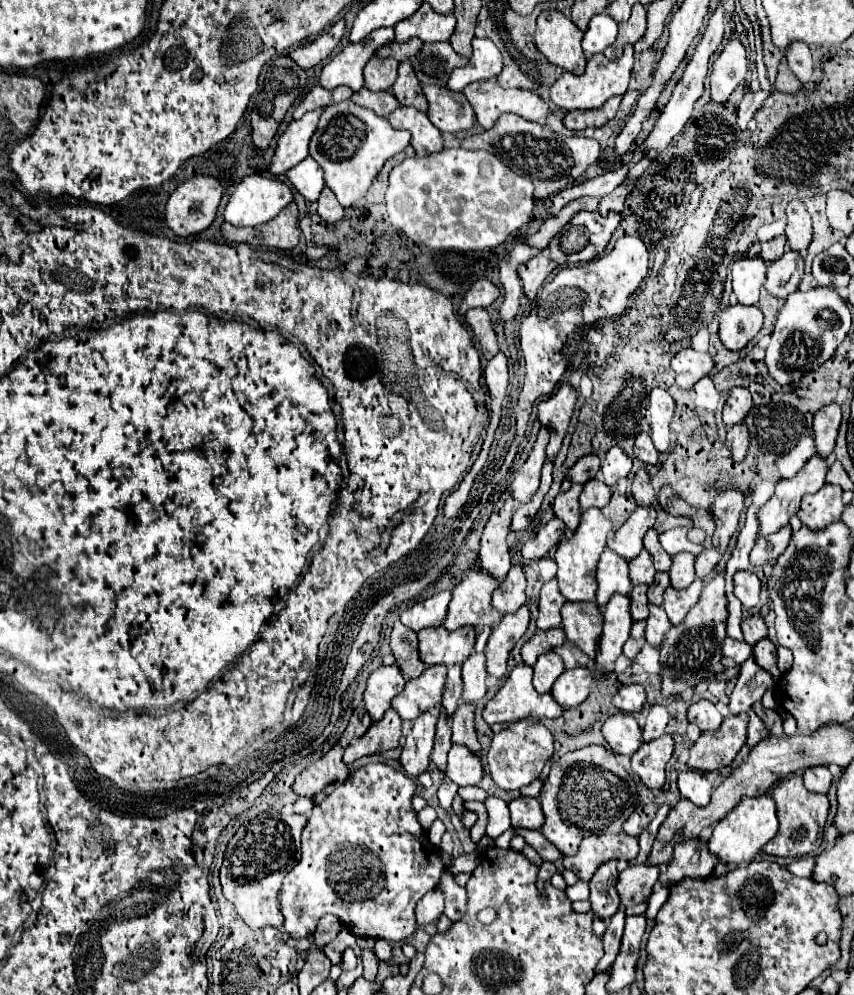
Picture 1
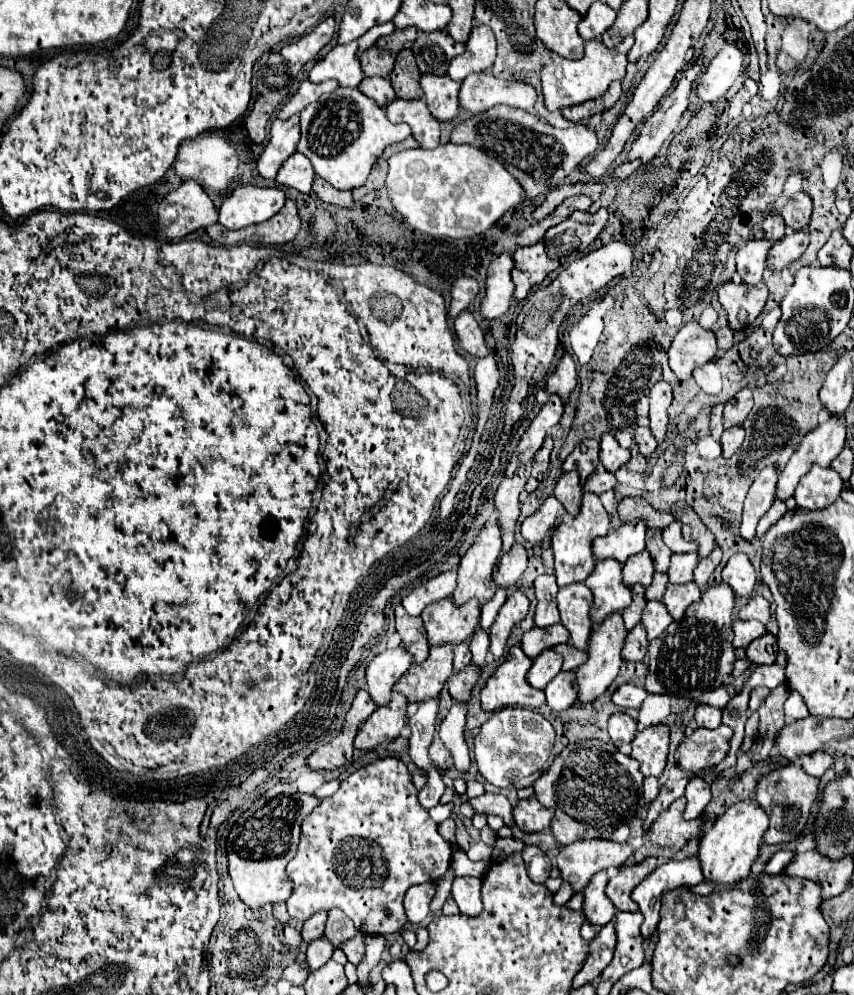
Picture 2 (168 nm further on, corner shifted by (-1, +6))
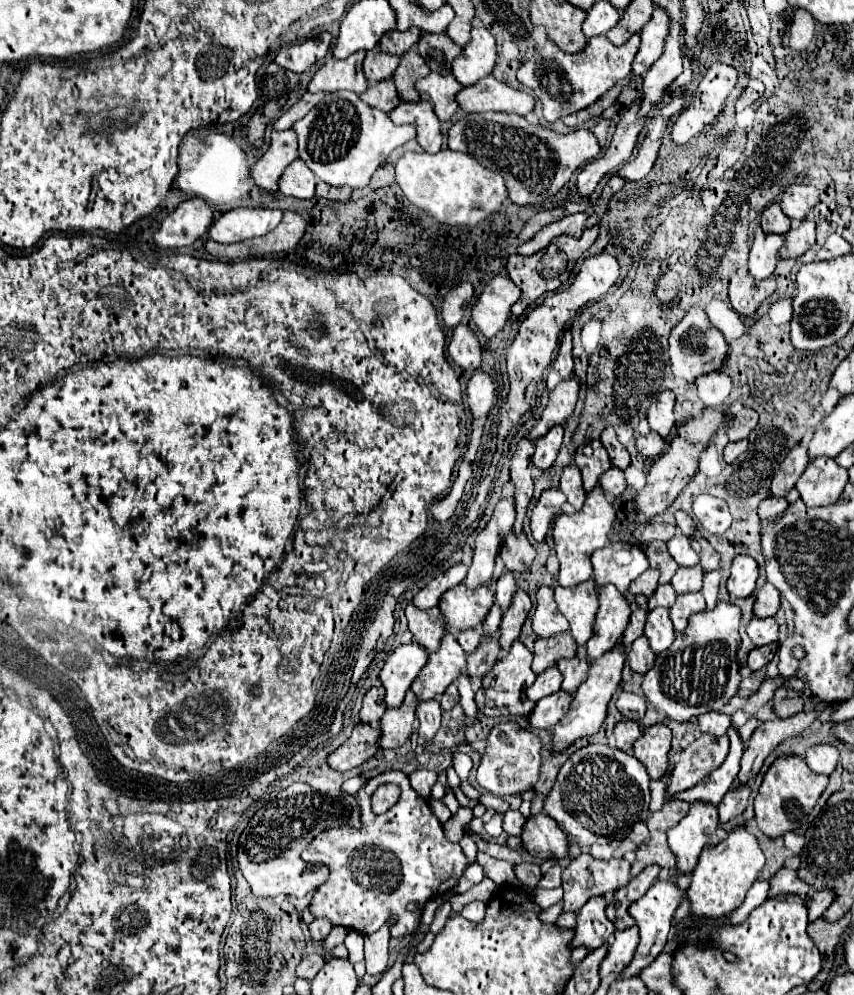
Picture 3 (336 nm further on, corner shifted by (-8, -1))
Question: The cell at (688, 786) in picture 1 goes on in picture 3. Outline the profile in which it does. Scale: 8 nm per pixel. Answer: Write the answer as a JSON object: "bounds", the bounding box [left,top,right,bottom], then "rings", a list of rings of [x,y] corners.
{"bounds":[668,801,718,873],"rings":[[[694,801],[686,817],[668,831],[668,845],[676,853],[676,867],[688,873],[696,867],[704,845],[718,843],[718,809],[710,803]]]}

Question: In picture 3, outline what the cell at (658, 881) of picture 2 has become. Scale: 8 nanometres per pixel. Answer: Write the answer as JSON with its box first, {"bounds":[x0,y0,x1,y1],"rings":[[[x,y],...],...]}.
{"bounds":[620,879,686,979],"rings":[[[658,879],[658,881],[648,889],[648,893],[646,893],[640,901],[636,901],[636,903],[632,903],[632,905],[628,907],[628,913],[636,919],[636,925],[638,925],[638,929],[640,929],[640,945],[638,945],[638,949],[636,949],[636,957],[632,959],[630,969],[620,975],[622,979],[624,979],[624,977],[634,977],[636,973],[640,973],[640,969],[648,967],[648,965],[658,957],[658,953],[664,949],[664,945],[666,945],[666,941],[668,941],[670,927],[672,927],[674,911],[678,909],[678,905],[680,905],[680,901],[682,901],[684,895],[686,895],[686,889],[680,889],[674,881],[670,881],[670,879],[660,881],[660,879]]]}

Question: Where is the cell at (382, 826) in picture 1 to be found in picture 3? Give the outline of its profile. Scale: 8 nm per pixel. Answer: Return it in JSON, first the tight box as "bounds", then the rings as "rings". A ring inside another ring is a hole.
{"bounds":[302,771,466,937],"rings":[[[384,771],[364,783],[356,793],[360,807],[360,827],[342,825],[324,829],[302,851],[302,859],[308,865],[326,865],[330,877],[316,889],[308,909],[314,917],[326,917],[332,925],[354,929],[362,935],[376,933],[384,921],[394,913],[398,917],[392,925],[392,937],[412,935],[418,927],[418,915],[410,913],[406,905],[410,901],[428,901],[456,887],[460,875],[466,869],[466,857],[458,843],[446,841],[442,823],[434,817],[428,801],[422,799],[408,783],[402,771]],[[382,783],[396,783],[402,789],[400,801],[384,815],[374,815],[370,809],[370,797]]]}

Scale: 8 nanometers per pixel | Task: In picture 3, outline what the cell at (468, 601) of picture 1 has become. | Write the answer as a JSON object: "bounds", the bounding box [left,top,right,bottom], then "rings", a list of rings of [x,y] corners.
{"bounds":[464,499,516,591],"rings":[[[502,499],[496,505],[486,529],[476,537],[474,559],[472,559],[472,565],[464,579],[464,585],[470,591],[478,589],[478,587],[492,587],[494,581],[502,575],[500,573],[502,563],[498,559],[498,553],[502,549],[502,543],[504,543],[508,531],[512,531],[514,519],[516,519],[514,501]]]}

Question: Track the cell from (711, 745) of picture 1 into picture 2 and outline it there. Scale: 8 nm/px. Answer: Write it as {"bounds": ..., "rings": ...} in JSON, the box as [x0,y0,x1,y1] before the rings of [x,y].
{"bounds":[677,726,733,772],"rings":[[[719,726],[717,730],[695,728],[691,736],[681,740],[677,748],[677,764],[685,772],[697,772],[719,764],[729,752],[729,738],[733,730]]]}

